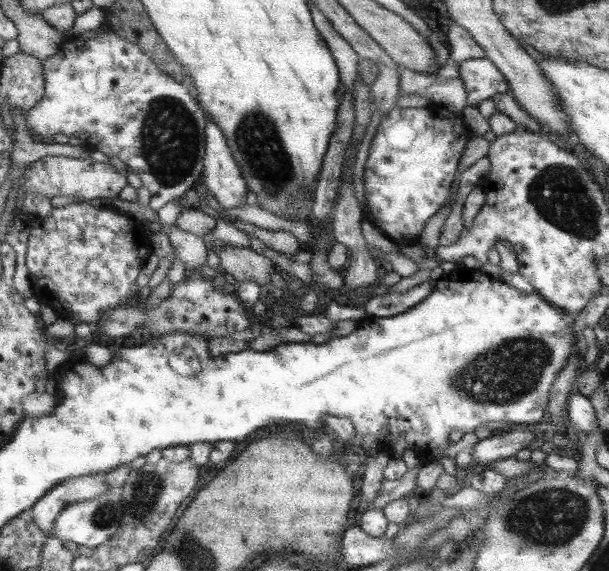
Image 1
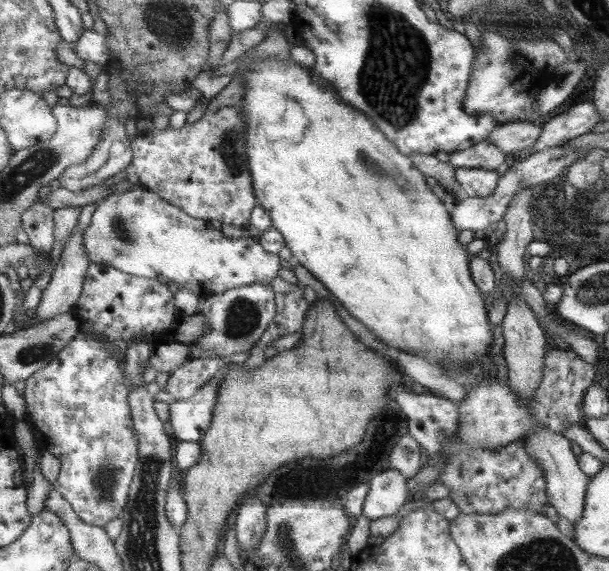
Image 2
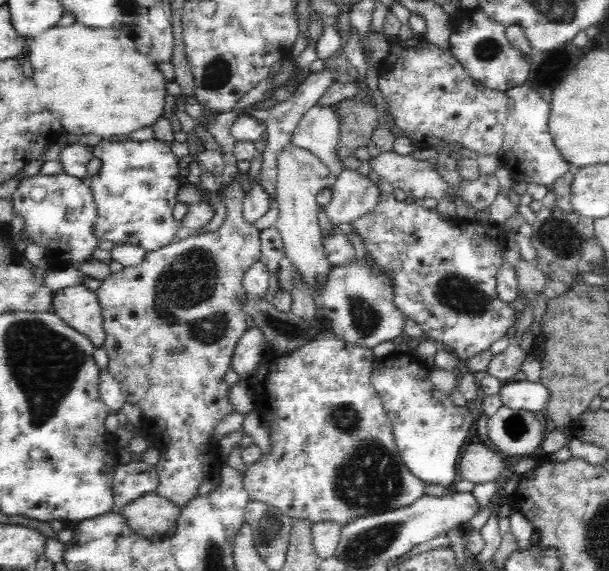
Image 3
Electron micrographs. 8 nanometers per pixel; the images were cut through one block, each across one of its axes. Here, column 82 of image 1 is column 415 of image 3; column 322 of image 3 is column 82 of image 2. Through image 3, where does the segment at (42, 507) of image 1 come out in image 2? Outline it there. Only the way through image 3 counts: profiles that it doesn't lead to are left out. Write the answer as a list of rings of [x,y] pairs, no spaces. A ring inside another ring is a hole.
[[[79,332],[68,346],[43,369],[25,380],[22,398],[25,419],[32,430],[36,448],[50,452],[60,461],[58,477],[51,486],[59,492],[72,511],[91,526],[102,527],[117,518],[128,502],[132,476],[139,462],[139,437],[129,416],[128,386],[123,384],[120,365],[108,348],[85,332]]]

